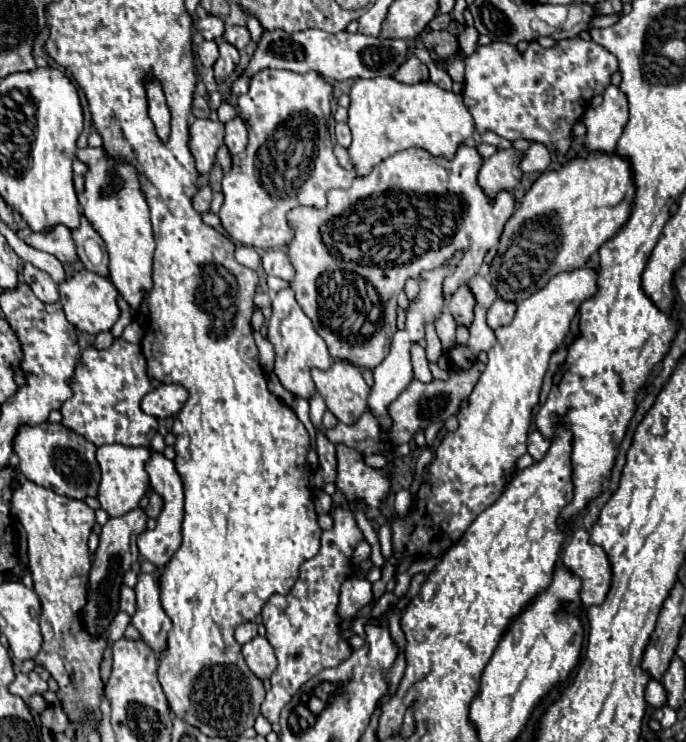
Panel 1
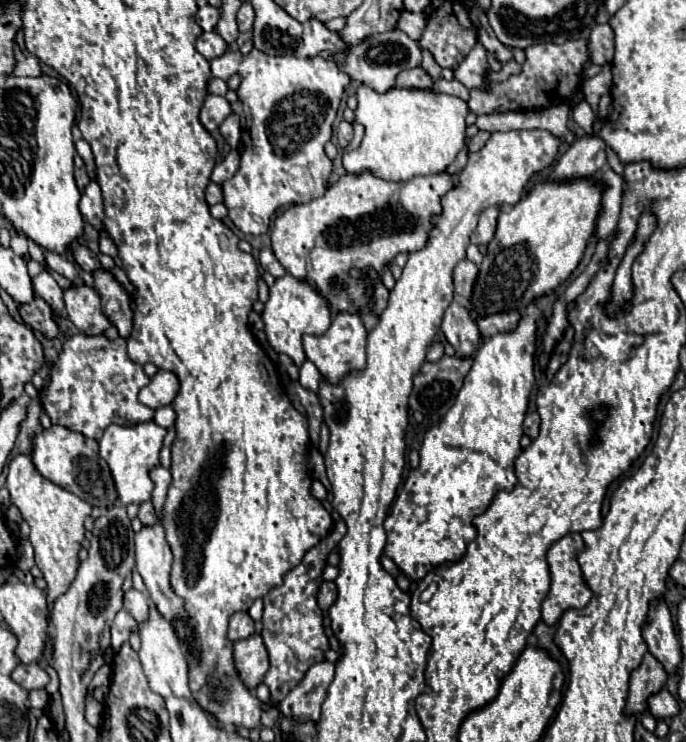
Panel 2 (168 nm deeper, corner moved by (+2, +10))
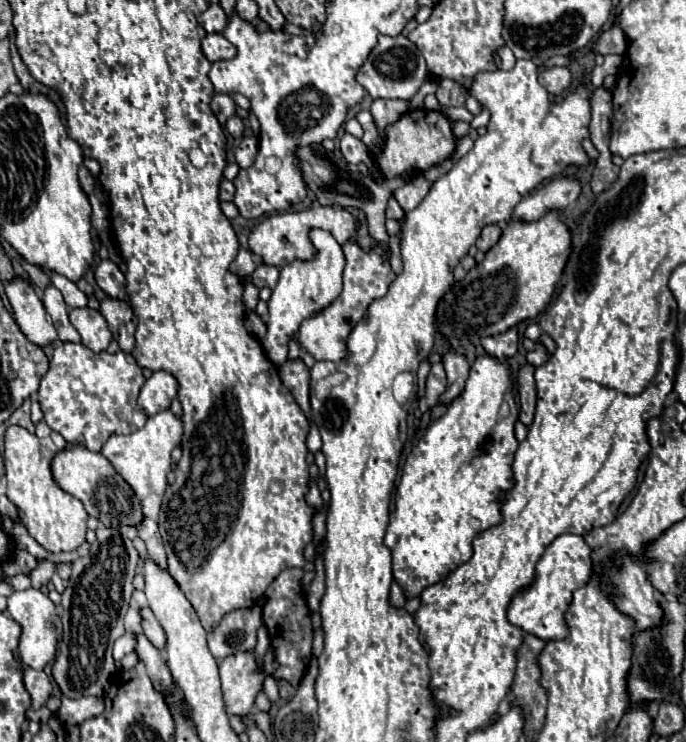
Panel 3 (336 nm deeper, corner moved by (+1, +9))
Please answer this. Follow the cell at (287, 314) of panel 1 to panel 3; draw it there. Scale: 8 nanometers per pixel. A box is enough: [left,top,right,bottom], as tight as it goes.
[263,229,345,365]

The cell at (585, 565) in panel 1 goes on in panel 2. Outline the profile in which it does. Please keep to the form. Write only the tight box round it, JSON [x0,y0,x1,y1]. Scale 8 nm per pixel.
[542,532,590,626]

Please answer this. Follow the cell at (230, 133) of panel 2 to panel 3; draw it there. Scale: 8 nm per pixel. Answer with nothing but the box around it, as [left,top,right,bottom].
[225,115,245,139]

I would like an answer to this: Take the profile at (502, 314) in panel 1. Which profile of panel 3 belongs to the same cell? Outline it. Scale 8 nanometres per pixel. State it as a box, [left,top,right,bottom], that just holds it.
[481,327,517,359]

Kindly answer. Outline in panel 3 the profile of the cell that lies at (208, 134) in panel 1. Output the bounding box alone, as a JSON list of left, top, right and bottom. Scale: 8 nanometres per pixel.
[211,93,235,125]

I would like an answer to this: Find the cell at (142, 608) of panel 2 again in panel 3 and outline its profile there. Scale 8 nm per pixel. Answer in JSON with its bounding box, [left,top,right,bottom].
[139,607,165,651]

